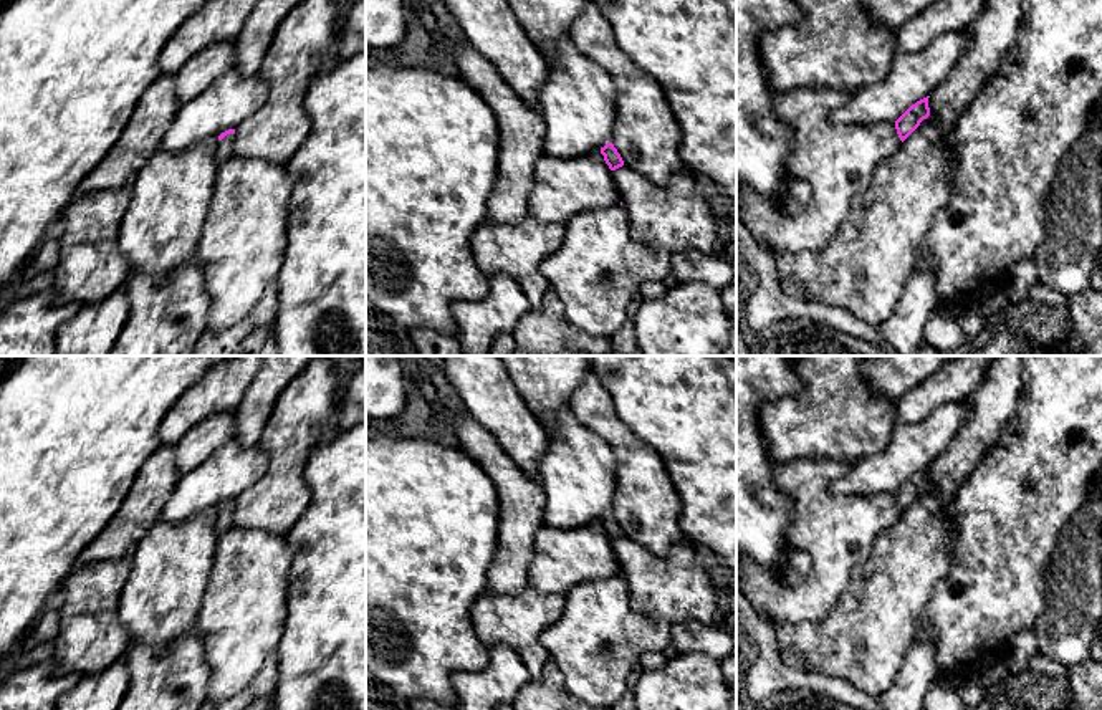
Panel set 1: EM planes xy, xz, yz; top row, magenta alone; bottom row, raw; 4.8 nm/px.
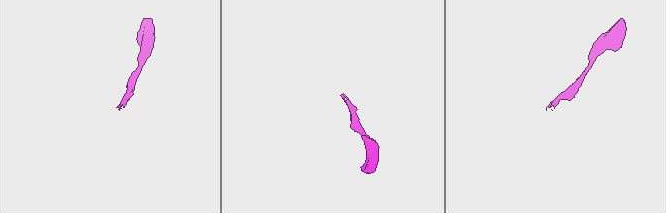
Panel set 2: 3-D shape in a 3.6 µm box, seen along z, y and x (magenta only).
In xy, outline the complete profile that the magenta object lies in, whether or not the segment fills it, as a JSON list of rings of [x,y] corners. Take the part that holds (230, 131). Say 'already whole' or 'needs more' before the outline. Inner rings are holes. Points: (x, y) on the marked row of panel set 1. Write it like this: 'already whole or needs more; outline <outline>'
needs more; outline [[[228,129],[218,136],[217,164],[222,166],[233,156],[235,129]]]

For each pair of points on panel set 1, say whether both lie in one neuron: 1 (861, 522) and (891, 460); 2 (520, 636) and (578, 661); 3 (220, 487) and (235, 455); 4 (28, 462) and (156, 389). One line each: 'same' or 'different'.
1: different
2: different
3: same
4: same

